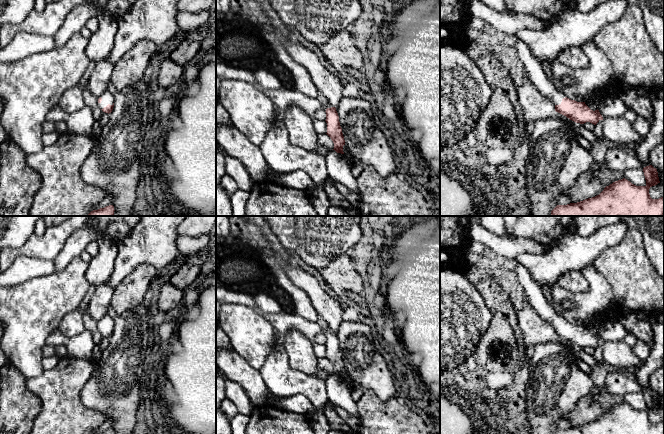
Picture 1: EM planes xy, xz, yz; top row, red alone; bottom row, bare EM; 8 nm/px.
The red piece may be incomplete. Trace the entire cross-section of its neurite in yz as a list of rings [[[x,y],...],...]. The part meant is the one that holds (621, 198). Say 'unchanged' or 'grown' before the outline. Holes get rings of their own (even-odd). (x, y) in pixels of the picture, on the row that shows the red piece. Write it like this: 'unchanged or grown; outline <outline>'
unchanged; outline [[[649,165],[643,172],[645,186],[636,186],[623,178],[595,197],[557,205],[551,216],[664,216],[664,197],[652,199],[649,194],[649,189],[660,183],[657,169]]]

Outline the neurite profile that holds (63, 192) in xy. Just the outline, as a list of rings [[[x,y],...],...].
[[[66,132],[60,134],[52,145],[26,155],[28,166],[41,176],[41,185],[35,194],[29,216],[87,216],[95,205],[106,198],[107,194],[102,188],[87,184],[80,174],[95,141],[92,136]]]

